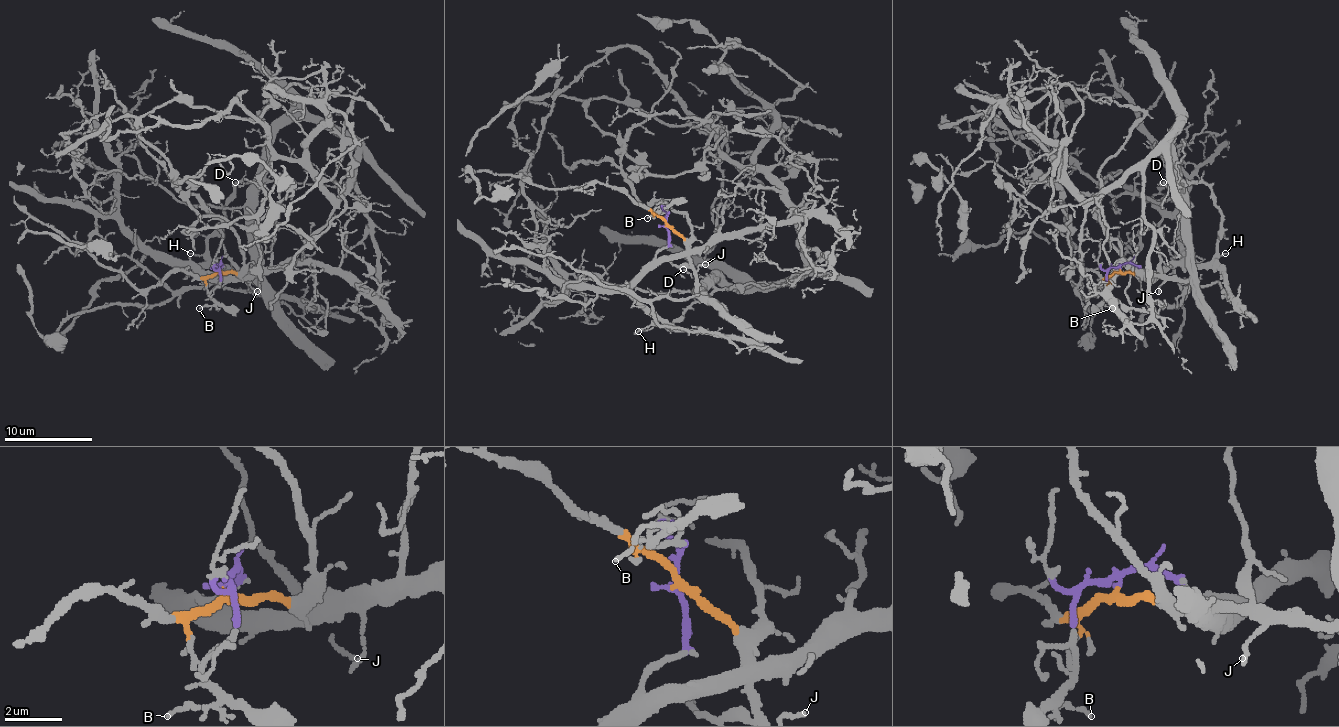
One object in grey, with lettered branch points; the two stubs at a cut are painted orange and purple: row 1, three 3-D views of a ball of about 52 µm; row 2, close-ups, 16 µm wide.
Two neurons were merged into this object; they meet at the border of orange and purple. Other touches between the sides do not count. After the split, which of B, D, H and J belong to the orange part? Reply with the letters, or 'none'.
D, J

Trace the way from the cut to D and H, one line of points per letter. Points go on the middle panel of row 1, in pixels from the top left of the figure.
D: (664, 226), (684, 239), (695, 290), (699, 297), (702, 279), (684, 268)
H: (664, 226), (668, 233), (668, 244), (655, 255), (655, 264), (631, 290), (655, 319), (638, 332)

